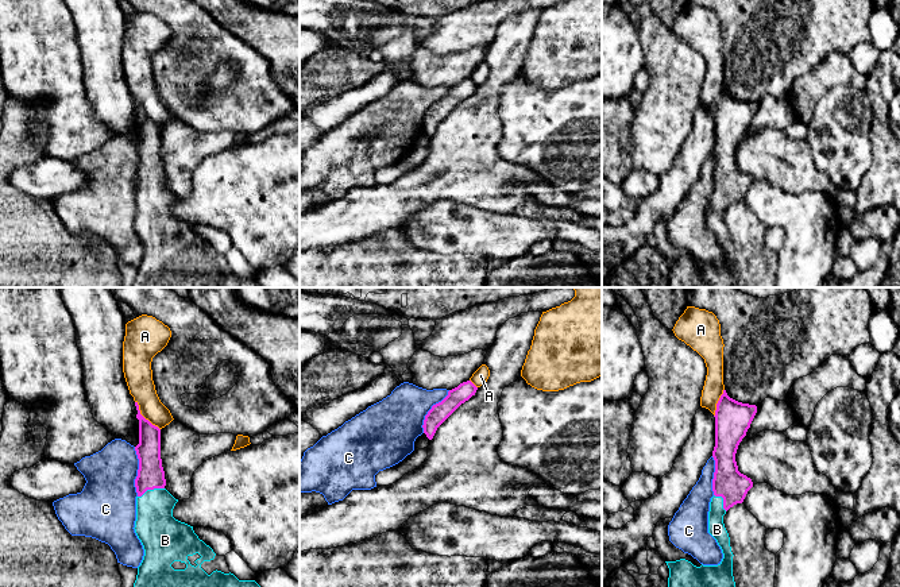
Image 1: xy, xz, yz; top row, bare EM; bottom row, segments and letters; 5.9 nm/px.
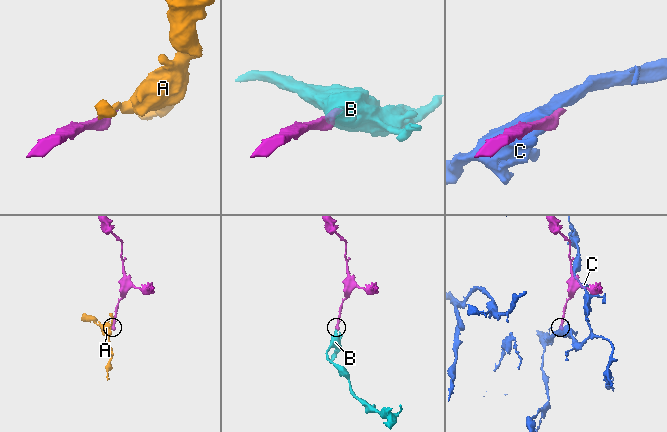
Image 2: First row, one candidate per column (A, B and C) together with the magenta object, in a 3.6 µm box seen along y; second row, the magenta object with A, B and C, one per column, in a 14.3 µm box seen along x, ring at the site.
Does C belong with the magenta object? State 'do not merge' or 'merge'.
do not merge

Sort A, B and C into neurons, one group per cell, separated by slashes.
A / B / C

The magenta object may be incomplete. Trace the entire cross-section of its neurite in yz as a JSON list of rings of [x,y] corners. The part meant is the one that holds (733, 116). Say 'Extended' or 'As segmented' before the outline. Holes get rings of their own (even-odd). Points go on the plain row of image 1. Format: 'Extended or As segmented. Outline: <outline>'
Extended. Outline: [[[723,88],[715,108],[714,194],[710,200],[708,231],[716,237],[723,256],[718,263],[696,264],[685,256],[665,259],[669,266],[668,287],[735,287],[733,250],[723,221],[726,209],[742,201],[753,179],[738,169],[735,151],[757,111],[756,103],[730,96]]]

